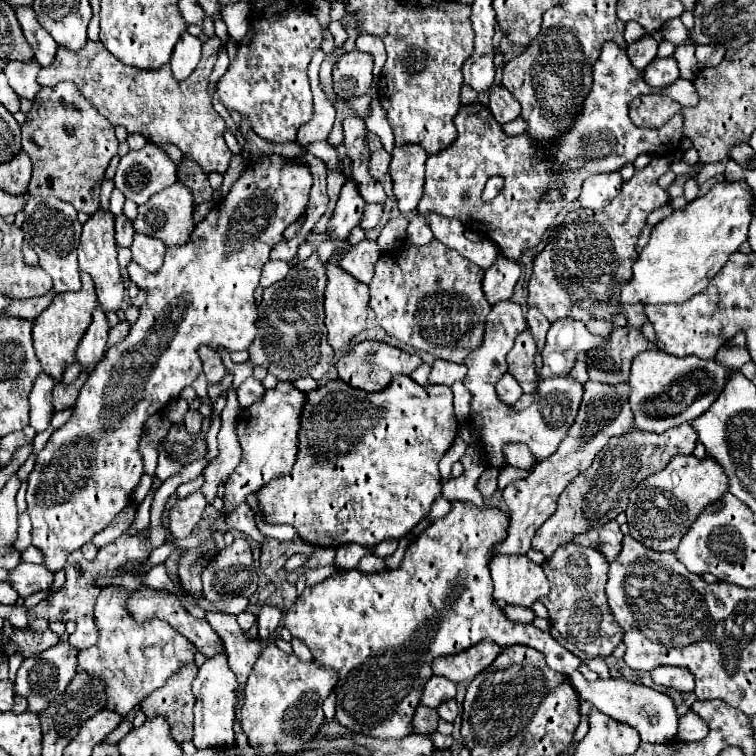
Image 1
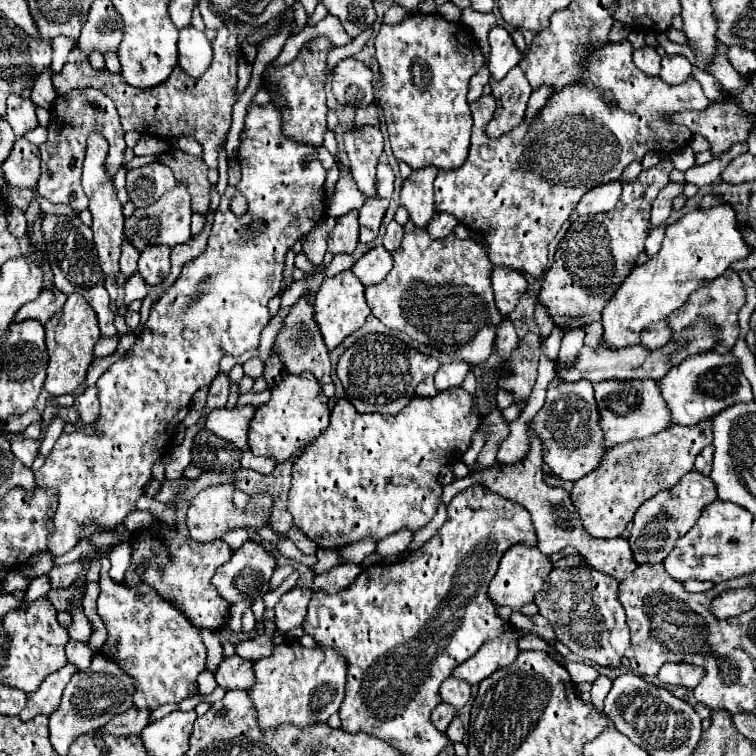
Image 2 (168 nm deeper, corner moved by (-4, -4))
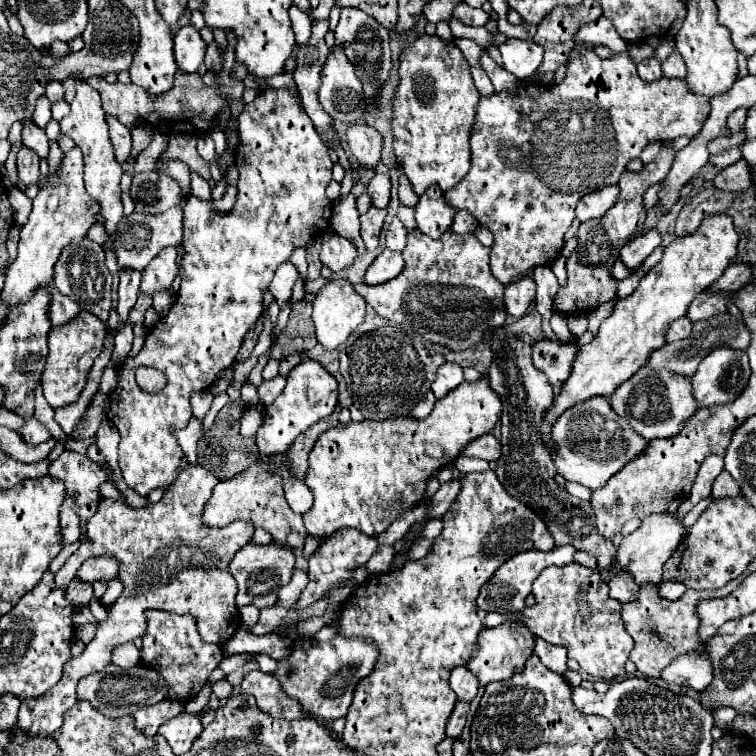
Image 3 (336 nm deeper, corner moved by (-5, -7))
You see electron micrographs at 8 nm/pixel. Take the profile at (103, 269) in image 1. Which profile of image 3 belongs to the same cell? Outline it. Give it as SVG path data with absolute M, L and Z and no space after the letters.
M76 74L74 80L76 80L76 96L70 104L70 114L60 120L60 126L62 126L62 132L68 134L84 154L86 190L102 206L100 214L106 218L104 226L106 226L106 232L110 232L110 238L108 238L106 244L110 246L110 242L114 238L114 228L122 218L122 202L120 202L122 168L116 162L114 152L112 152L112 142L110 142L110 136L108 136L108 124L106 124L106 116L104 116L104 110L102 110L102 104L100 104L100 94L92 86L88 86L82 76Z

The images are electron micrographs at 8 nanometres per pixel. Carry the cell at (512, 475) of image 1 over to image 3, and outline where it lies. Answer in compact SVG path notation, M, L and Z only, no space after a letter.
M566 482L566 490L568 490L572 496L580 498L580 500L590 500L590 494L592 494L586 486L582 486L582 484L574 484L574 482Z

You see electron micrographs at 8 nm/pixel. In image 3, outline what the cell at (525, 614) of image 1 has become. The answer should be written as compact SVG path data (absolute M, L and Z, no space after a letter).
M536 638L534 654L540 658L540 662L546 668L550 668L558 674L564 674L568 670L566 668L566 648L562 648L562 646L554 646L554 644L548 644L542 638Z

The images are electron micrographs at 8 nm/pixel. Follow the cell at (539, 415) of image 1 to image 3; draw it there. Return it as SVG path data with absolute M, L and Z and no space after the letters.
M592 398L592 402L582 402L566 410L566 414L562 414L562 418L558 418L554 424L552 438L558 444L554 454L558 474L562 474L566 480L584 484L590 490L602 488L616 472L620 472L648 448L648 440L642 438L626 422L626 418L618 416L606 398Z

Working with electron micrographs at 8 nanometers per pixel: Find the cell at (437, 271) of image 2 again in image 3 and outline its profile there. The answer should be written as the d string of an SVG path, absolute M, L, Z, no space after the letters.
M414 230L408 234L408 246L404 248L402 254L406 260L406 270L398 278L394 278L386 284L378 284L378 286L354 285L354 290L382 318L386 318L390 322L400 322L400 324L412 326L426 340L446 346L456 352L476 346L484 338L486 330L504 326L504 320L506 320L504 286L490 272L490 248L482 246L474 234L460 236L454 232L446 232L446 234L442 234L440 240L432 240L430 236L422 234L420 230Z

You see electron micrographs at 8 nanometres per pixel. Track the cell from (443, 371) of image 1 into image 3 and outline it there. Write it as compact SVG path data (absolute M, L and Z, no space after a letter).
M446 362L446 364L442 364L442 368L436 374L436 380L432 384L432 392L440 400L450 390L454 390L458 384L462 384L462 382L464 382L462 366L460 364L454 364L454 362Z

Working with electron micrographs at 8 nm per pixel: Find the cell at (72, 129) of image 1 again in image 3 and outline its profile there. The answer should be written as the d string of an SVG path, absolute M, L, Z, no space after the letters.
M108 116L108 126L110 126L110 136L112 136L112 144L114 144L114 154L116 154L116 160L120 164L124 164L132 152L132 136L130 136L130 130L120 124L120 120L116 116Z

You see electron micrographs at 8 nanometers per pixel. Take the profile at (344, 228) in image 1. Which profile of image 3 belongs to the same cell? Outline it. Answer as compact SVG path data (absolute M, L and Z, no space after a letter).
M334 234L334 238L322 238L322 250L320 250L320 262L332 272L340 272L346 266L350 266L356 258L356 248L350 240Z

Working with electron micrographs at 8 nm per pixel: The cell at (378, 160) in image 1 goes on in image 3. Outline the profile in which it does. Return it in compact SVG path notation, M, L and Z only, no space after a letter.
M378 172L378 174L370 180L366 192L368 192L370 198L372 198L372 206L376 206L376 208L386 208L386 206L388 206L388 200L390 200L390 176Z

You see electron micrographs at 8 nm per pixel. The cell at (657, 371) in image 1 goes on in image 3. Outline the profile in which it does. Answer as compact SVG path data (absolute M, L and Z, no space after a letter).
M714 350L692 376L694 398L700 408L732 402L742 394L748 378L750 366L744 350Z

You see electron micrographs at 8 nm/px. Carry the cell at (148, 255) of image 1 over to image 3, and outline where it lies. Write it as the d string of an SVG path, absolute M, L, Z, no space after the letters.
M176 248L162 250L162 254L158 254L158 258L154 258L154 262L150 262L150 266L146 266L146 270L142 272L140 290L150 294L158 290L168 290L178 276L176 256Z

